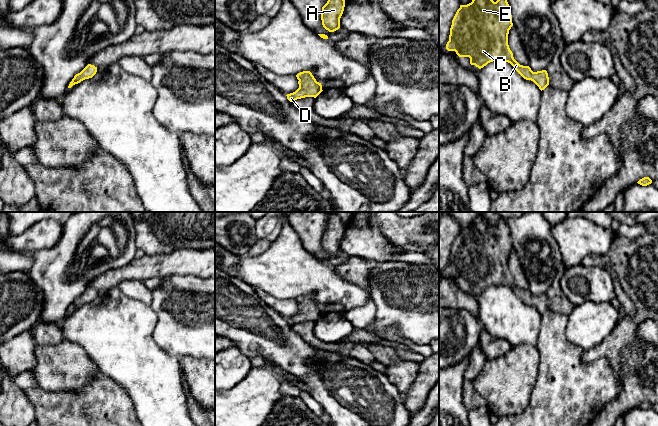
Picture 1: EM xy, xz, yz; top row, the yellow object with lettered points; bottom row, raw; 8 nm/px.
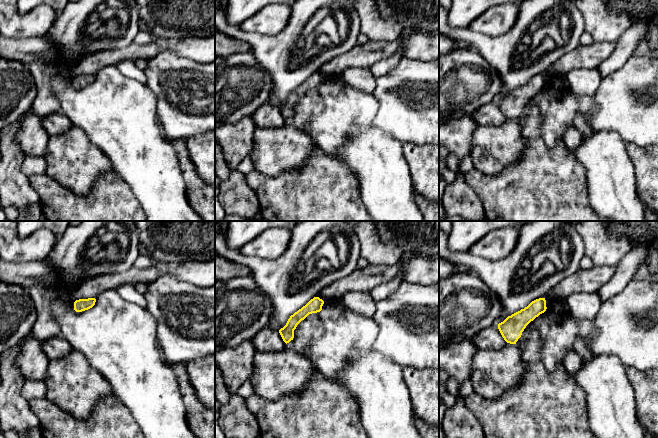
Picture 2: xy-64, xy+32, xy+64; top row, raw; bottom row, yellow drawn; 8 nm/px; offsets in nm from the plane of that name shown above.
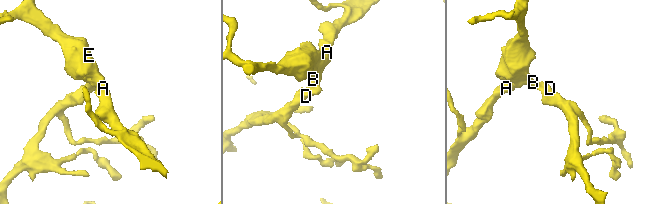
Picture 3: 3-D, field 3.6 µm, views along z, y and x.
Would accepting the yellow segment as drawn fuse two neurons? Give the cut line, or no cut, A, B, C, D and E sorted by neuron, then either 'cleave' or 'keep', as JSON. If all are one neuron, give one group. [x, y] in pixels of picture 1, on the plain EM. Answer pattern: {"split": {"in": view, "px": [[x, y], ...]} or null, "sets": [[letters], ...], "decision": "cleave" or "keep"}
{"split": null, "sets": [["A", "B", "C", "D", "E"]], "decision": "keep"}

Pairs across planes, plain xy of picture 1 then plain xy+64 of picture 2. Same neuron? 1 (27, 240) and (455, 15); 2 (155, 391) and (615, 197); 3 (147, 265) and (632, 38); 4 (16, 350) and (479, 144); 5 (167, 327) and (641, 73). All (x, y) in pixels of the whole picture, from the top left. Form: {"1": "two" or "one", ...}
{"1": "two", "2": "one", "3": "two", "4": "two", "5": "one"}

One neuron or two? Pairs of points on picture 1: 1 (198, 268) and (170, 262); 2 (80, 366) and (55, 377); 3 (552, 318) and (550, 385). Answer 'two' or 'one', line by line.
1: one
2: one
3: one

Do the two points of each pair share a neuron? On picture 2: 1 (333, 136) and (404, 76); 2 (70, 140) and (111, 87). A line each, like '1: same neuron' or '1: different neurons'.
1: different neurons
2: different neurons

